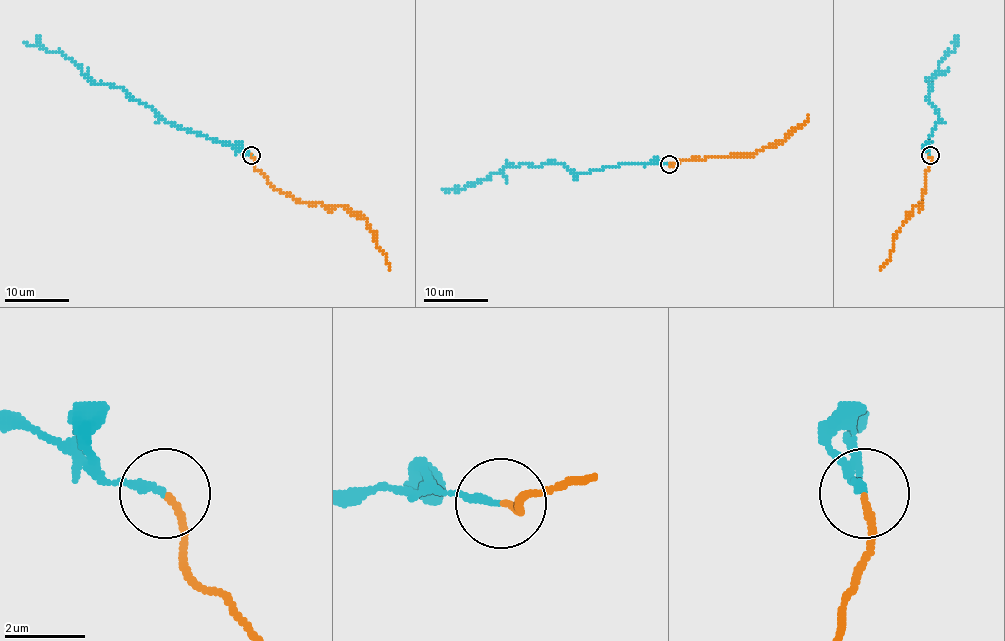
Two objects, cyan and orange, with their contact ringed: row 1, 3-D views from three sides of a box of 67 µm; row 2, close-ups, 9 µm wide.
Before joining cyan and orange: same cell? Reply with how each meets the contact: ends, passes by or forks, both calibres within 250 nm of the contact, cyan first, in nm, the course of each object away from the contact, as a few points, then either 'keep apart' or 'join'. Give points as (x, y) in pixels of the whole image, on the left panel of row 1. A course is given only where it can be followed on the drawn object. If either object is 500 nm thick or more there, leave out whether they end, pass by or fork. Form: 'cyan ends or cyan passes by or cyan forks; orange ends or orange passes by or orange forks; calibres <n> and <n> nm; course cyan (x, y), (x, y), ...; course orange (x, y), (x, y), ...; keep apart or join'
cyan ends; orange ends; calibres 190 and 160 nm; course cyan (251, 155), (169, 123), (121, 88), (93, 83), (58, 51), (48, 52), (23, 41); course orange (251, 155), (273, 187), (300, 202), (344, 205), (360, 214), (376, 235), (376, 245), (390, 271); keep apart

